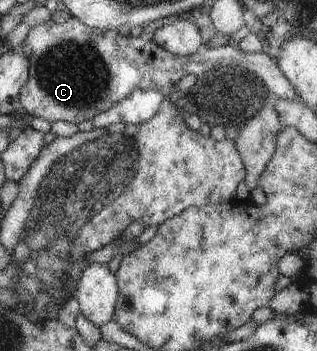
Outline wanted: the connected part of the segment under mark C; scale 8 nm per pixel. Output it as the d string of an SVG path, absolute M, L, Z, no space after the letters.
M71 17L64 23L55 23L52 20L45 21L29 29L29 33L21 45L21 53L28 55L29 75L28 82L25 83L20 92L20 106L33 117L41 117L53 123L60 120L80 124L87 120L93 120L98 114L111 109L117 103L128 98L133 91L159 89L164 95L173 92L173 85L181 81L185 75L201 75L223 65L233 65L233 67L243 67L253 73L257 73L268 87L269 94L273 98L300 102L301 97L298 90L291 85L291 81L281 73L278 63L269 55L263 52L247 53L231 44L217 46L216 48L203 48L191 55L178 56L173 52L161 47L155 40L143 41L140 37L123 37L115 30L103 31L87 27L80 19Z

